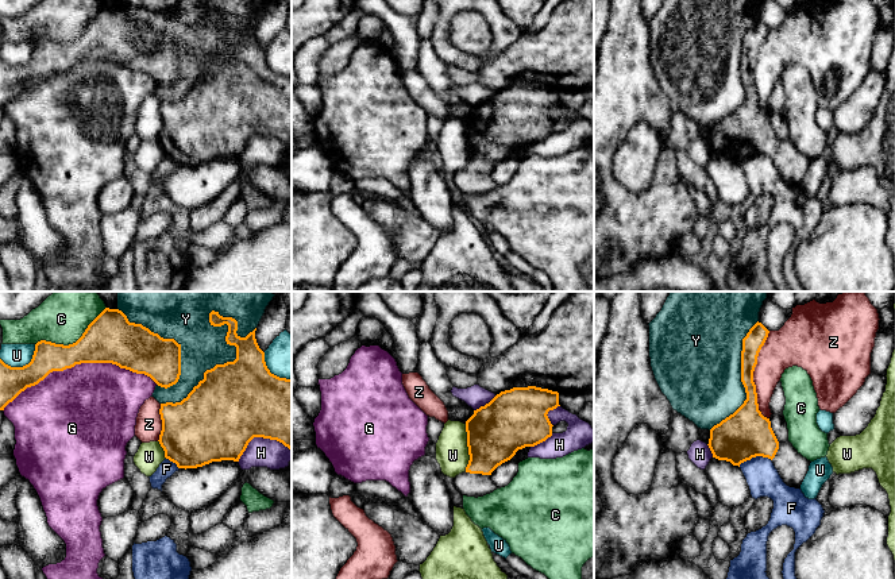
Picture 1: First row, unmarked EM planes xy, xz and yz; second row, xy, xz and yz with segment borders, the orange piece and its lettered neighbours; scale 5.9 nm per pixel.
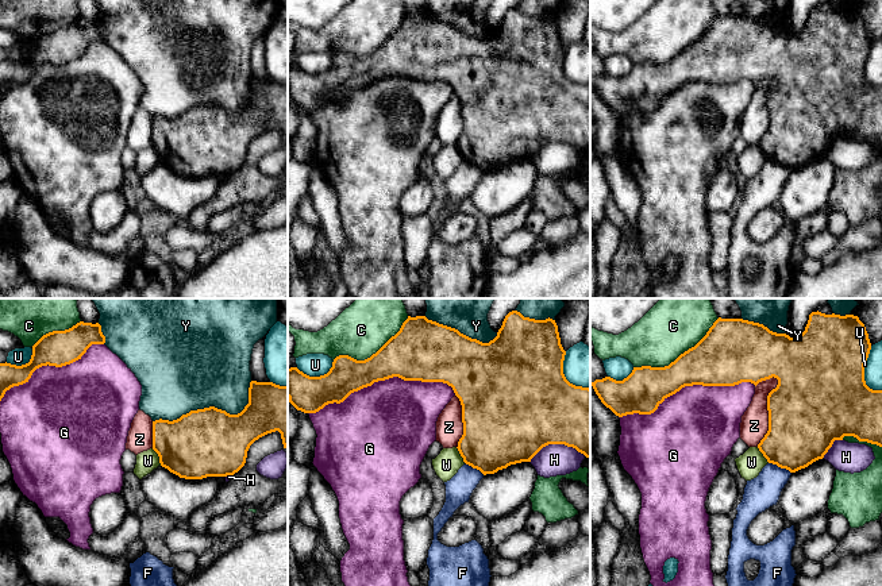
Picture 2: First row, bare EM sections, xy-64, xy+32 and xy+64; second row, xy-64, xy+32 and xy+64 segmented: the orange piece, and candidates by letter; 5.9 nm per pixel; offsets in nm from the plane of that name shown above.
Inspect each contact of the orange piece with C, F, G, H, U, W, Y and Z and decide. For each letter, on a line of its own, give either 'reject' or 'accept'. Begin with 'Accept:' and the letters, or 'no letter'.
Accept: no letter
C: reject
F: reject
G: reject
H: reject
U: reject
W: reject
Y: reject
Z: reject

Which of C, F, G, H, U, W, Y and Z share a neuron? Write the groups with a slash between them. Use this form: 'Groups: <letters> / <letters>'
Groups: C / F / G / H / U / W / Y / Z

